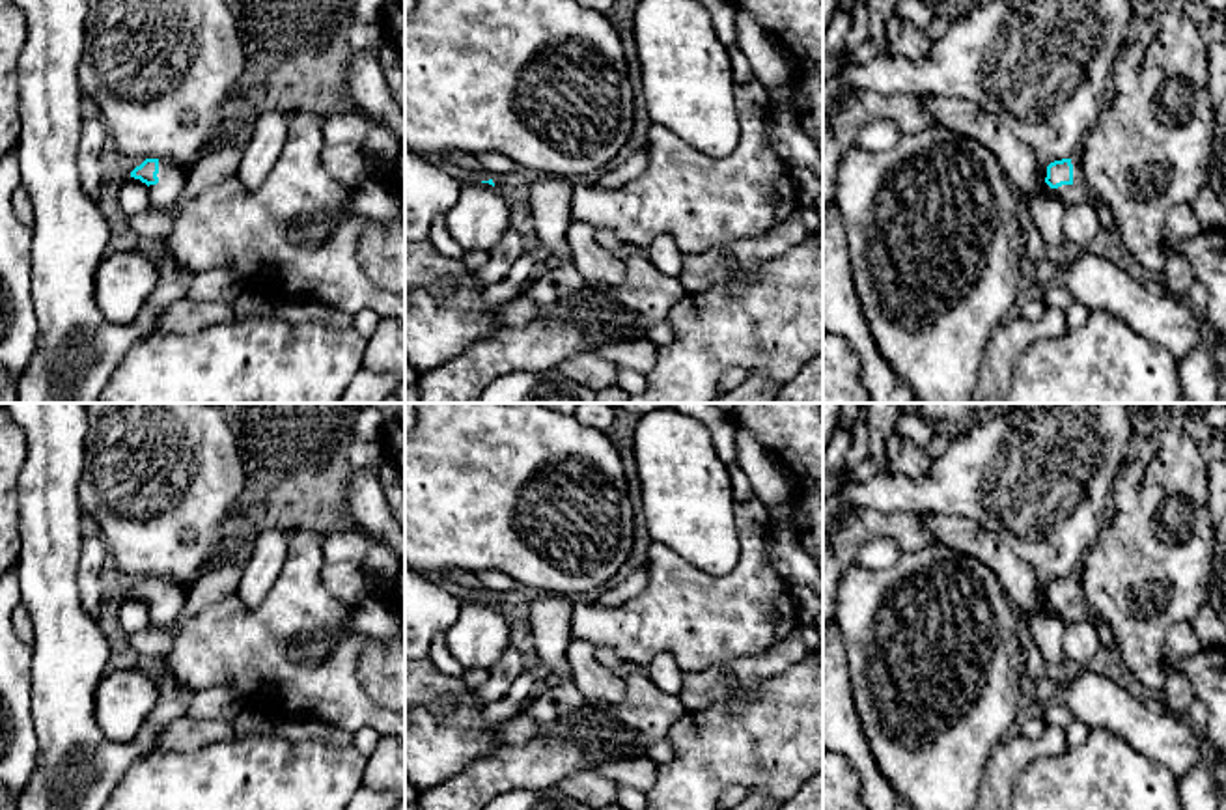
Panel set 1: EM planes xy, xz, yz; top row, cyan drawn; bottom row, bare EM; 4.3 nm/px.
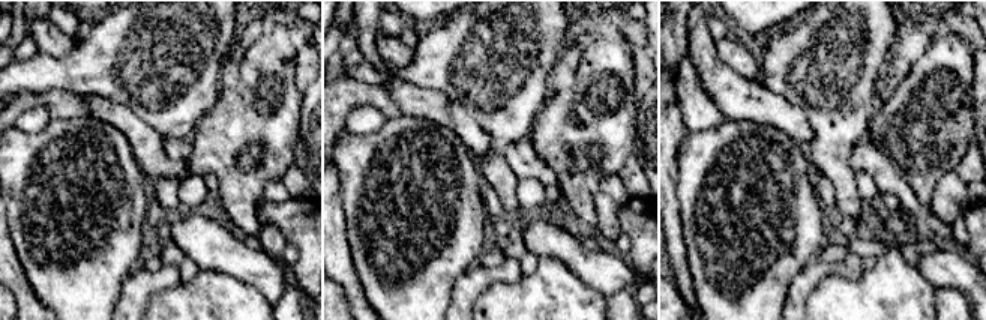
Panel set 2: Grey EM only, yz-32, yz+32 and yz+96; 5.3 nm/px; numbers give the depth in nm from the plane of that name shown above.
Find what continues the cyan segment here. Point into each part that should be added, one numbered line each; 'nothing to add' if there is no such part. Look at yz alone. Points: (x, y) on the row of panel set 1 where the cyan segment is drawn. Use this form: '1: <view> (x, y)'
1: yz (1072, 195)

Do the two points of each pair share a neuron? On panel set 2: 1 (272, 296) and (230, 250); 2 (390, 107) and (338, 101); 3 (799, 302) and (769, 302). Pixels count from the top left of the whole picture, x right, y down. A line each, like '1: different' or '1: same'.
1: same
2: same
3: different

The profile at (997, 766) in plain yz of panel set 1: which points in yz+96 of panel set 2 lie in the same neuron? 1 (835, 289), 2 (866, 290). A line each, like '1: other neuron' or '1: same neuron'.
1: other neuron
2: other neuron

